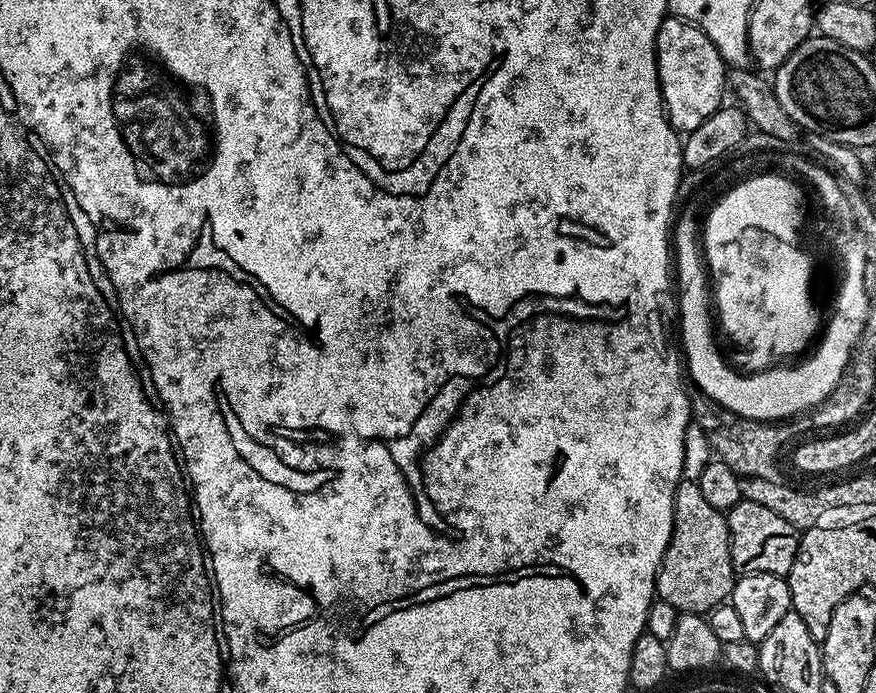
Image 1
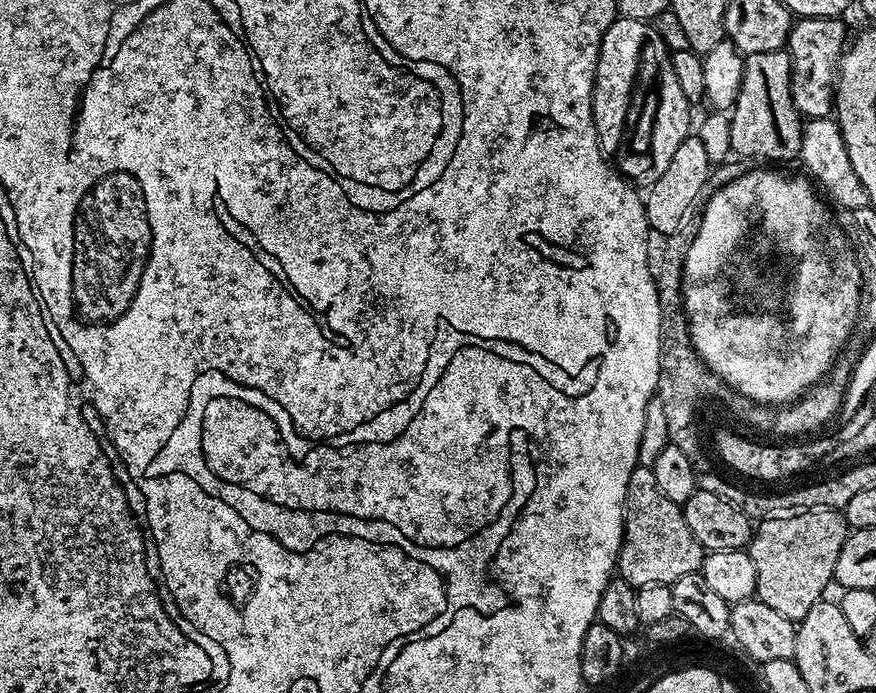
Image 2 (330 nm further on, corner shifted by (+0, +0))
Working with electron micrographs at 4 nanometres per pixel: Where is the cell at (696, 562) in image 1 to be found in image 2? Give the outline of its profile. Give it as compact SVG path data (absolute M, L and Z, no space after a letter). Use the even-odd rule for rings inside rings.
M638 466L630 474L628 483L628 497L624 503L624 537L620 547L620 556L616 559L616 572L619 579L630 582L633 588L641 588L650 582L659 584L673 584L678 578L682 578L691 572L703 569L706 550L690 534L690 526L686 526L684 509L681 505L670 502L662 490L658 490L658 481L654 478L654 470L651 466Z

